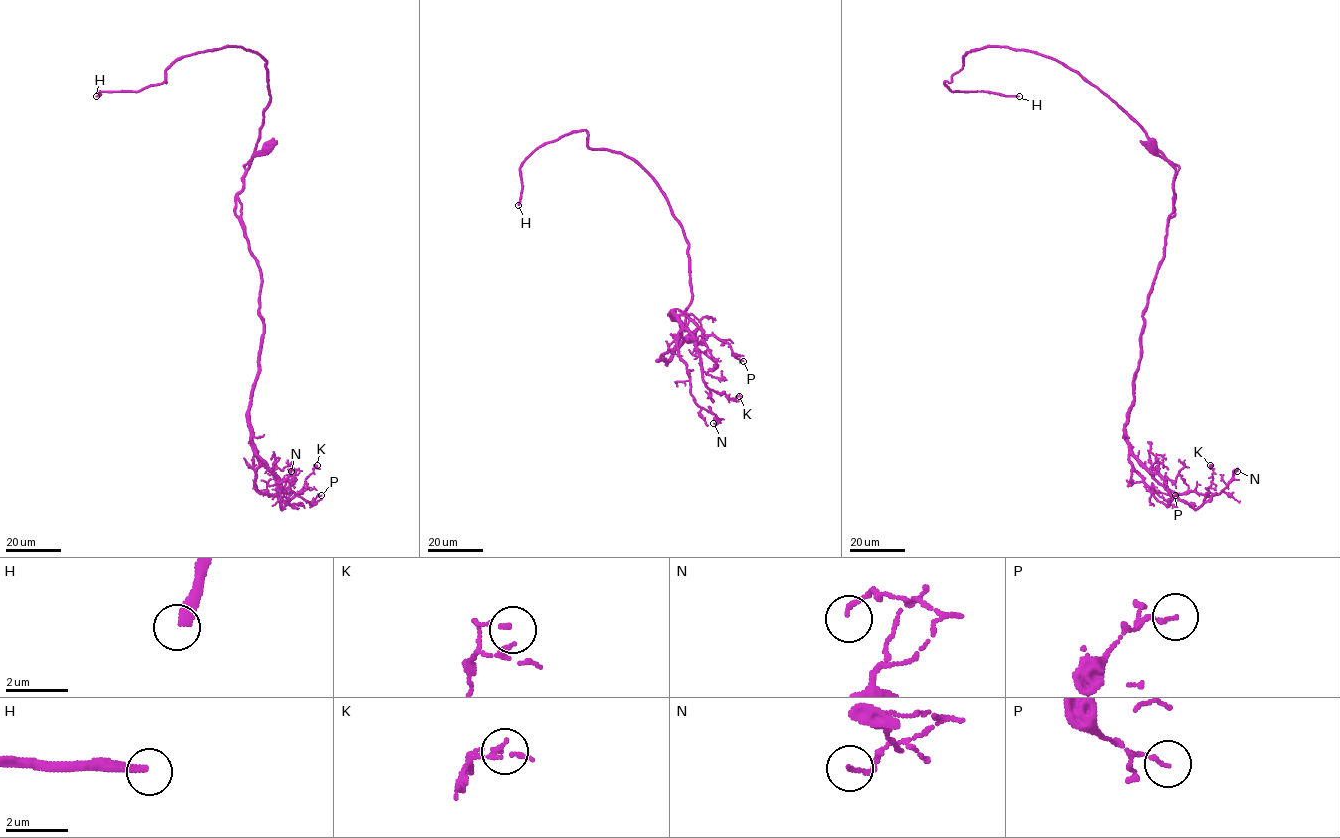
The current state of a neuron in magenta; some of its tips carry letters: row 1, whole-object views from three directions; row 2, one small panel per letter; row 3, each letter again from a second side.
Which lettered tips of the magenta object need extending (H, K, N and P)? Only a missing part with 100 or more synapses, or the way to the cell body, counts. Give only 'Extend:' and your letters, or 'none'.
Extend: H

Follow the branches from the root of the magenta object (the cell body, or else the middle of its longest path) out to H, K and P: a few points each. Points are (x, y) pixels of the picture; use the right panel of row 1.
H: (1151, 147), (1164, 157), (1098, 89), (1032, 51), (968, 51), (944, 82), (951, 91), (1019, 96)
K: (1151, 147), (1175, 170), (1173, 213), (1142, 316), (1125, 437), (1167, 491), (1195, 509), (1211, 484), (1210, 465)
P: (1151, 147), (1175, 170), (1173, 213), (1142, 316), (1125, 437), (1129, 461), (1151, 494), (1166, 505), (1175, 495)

